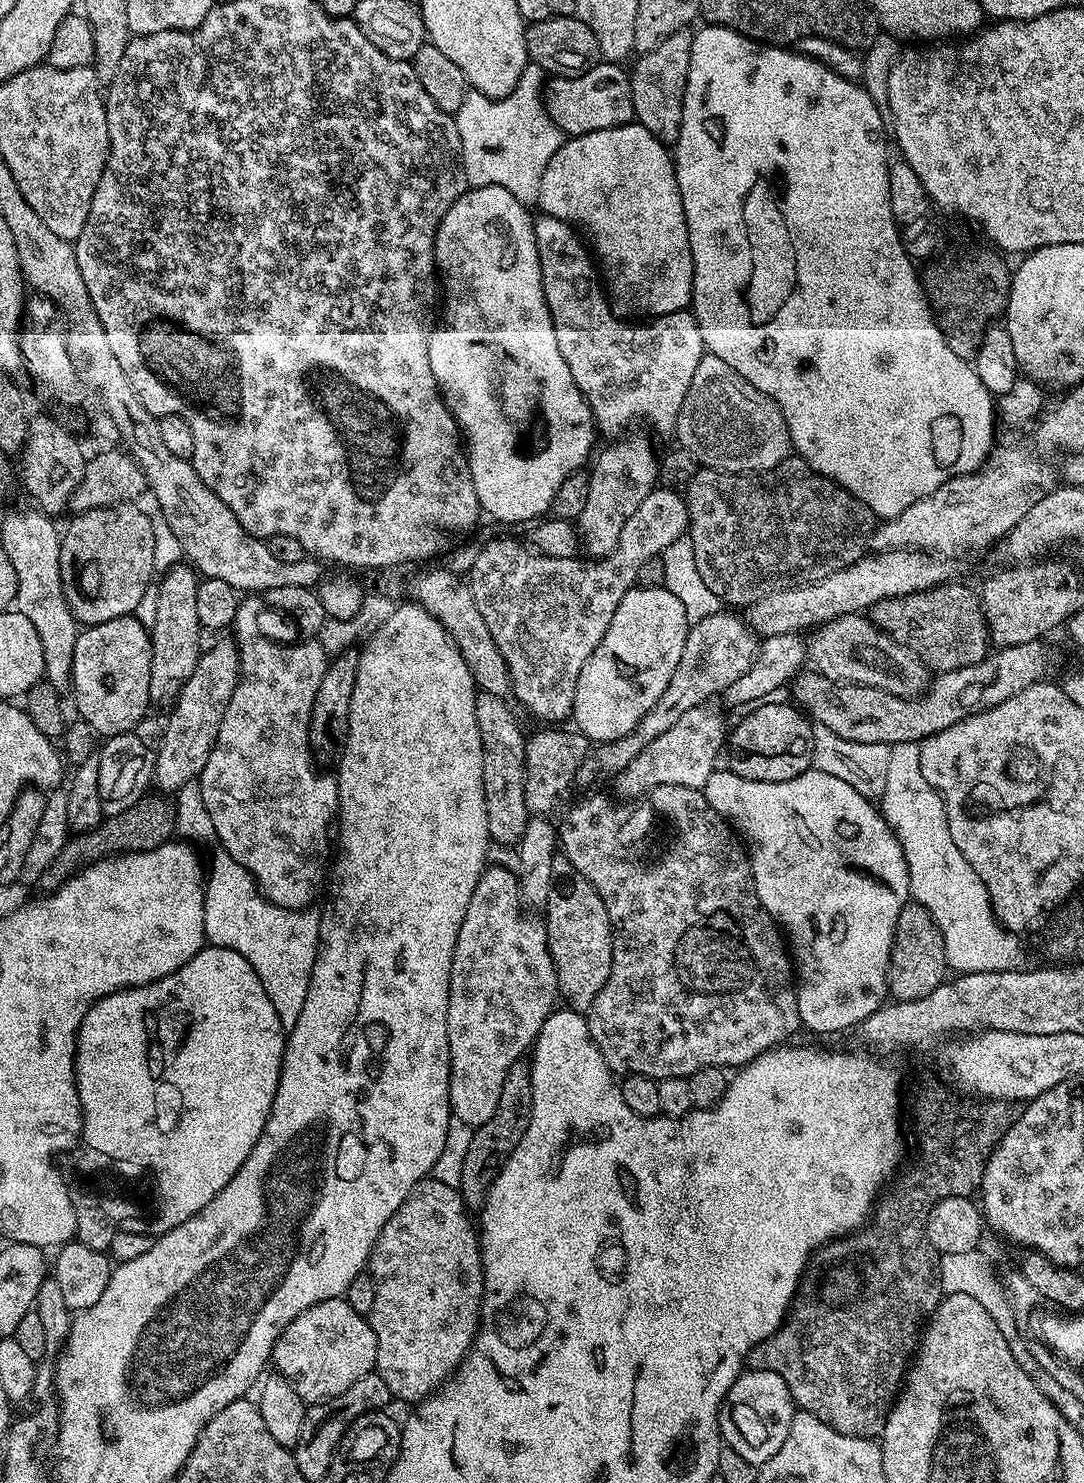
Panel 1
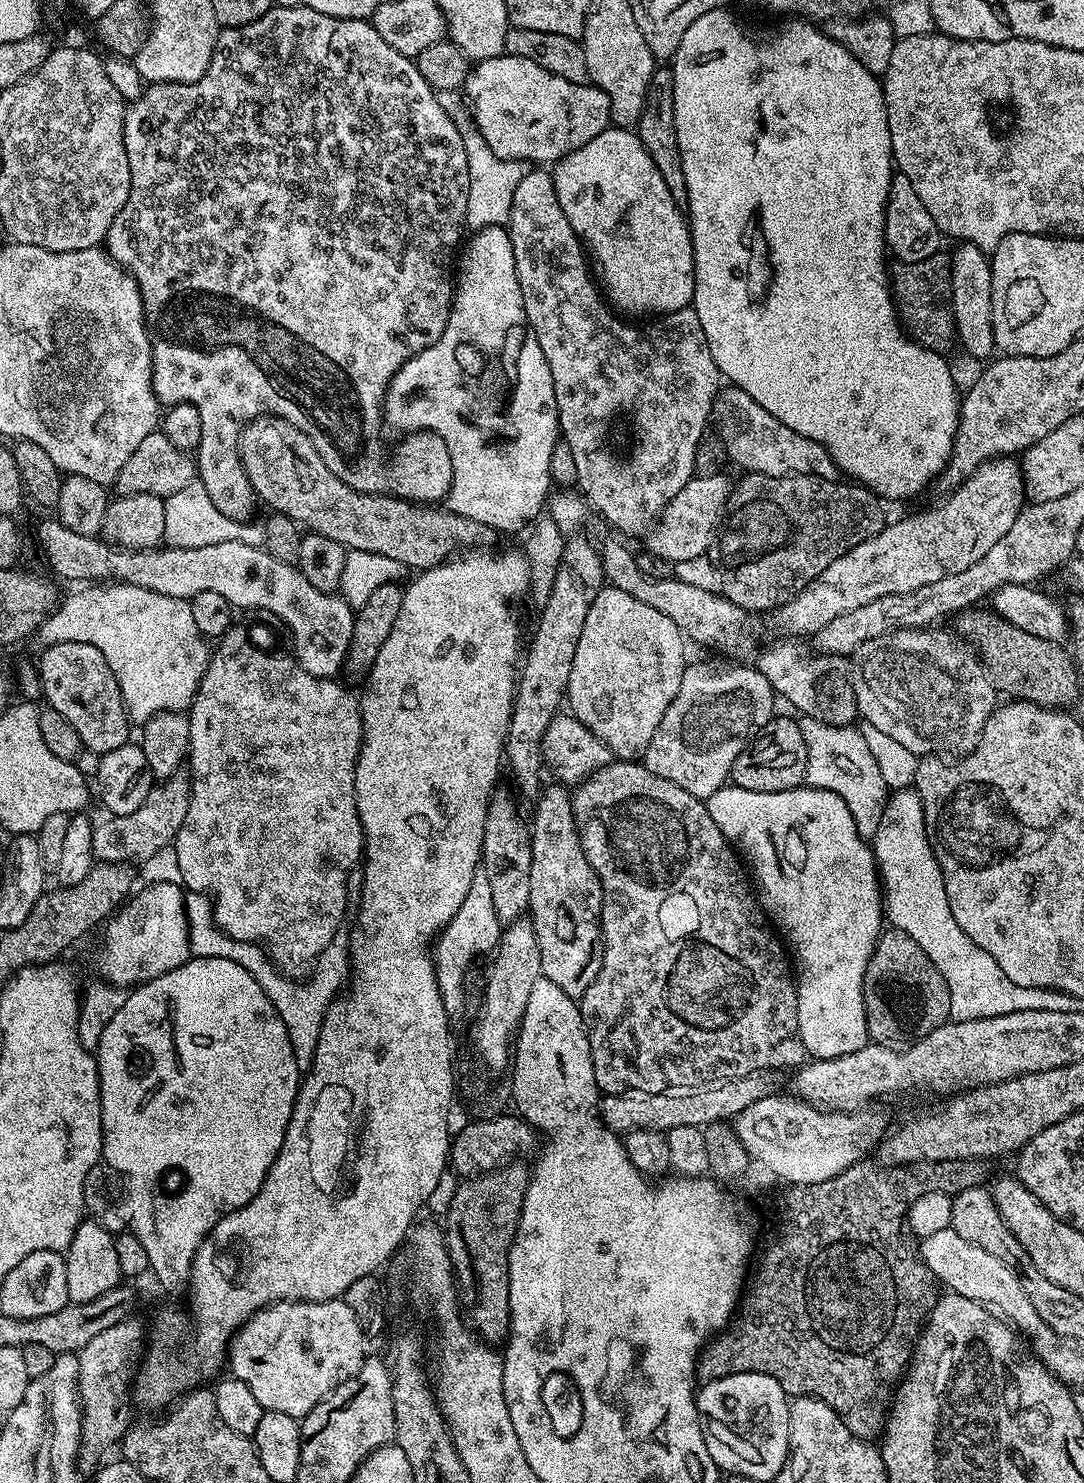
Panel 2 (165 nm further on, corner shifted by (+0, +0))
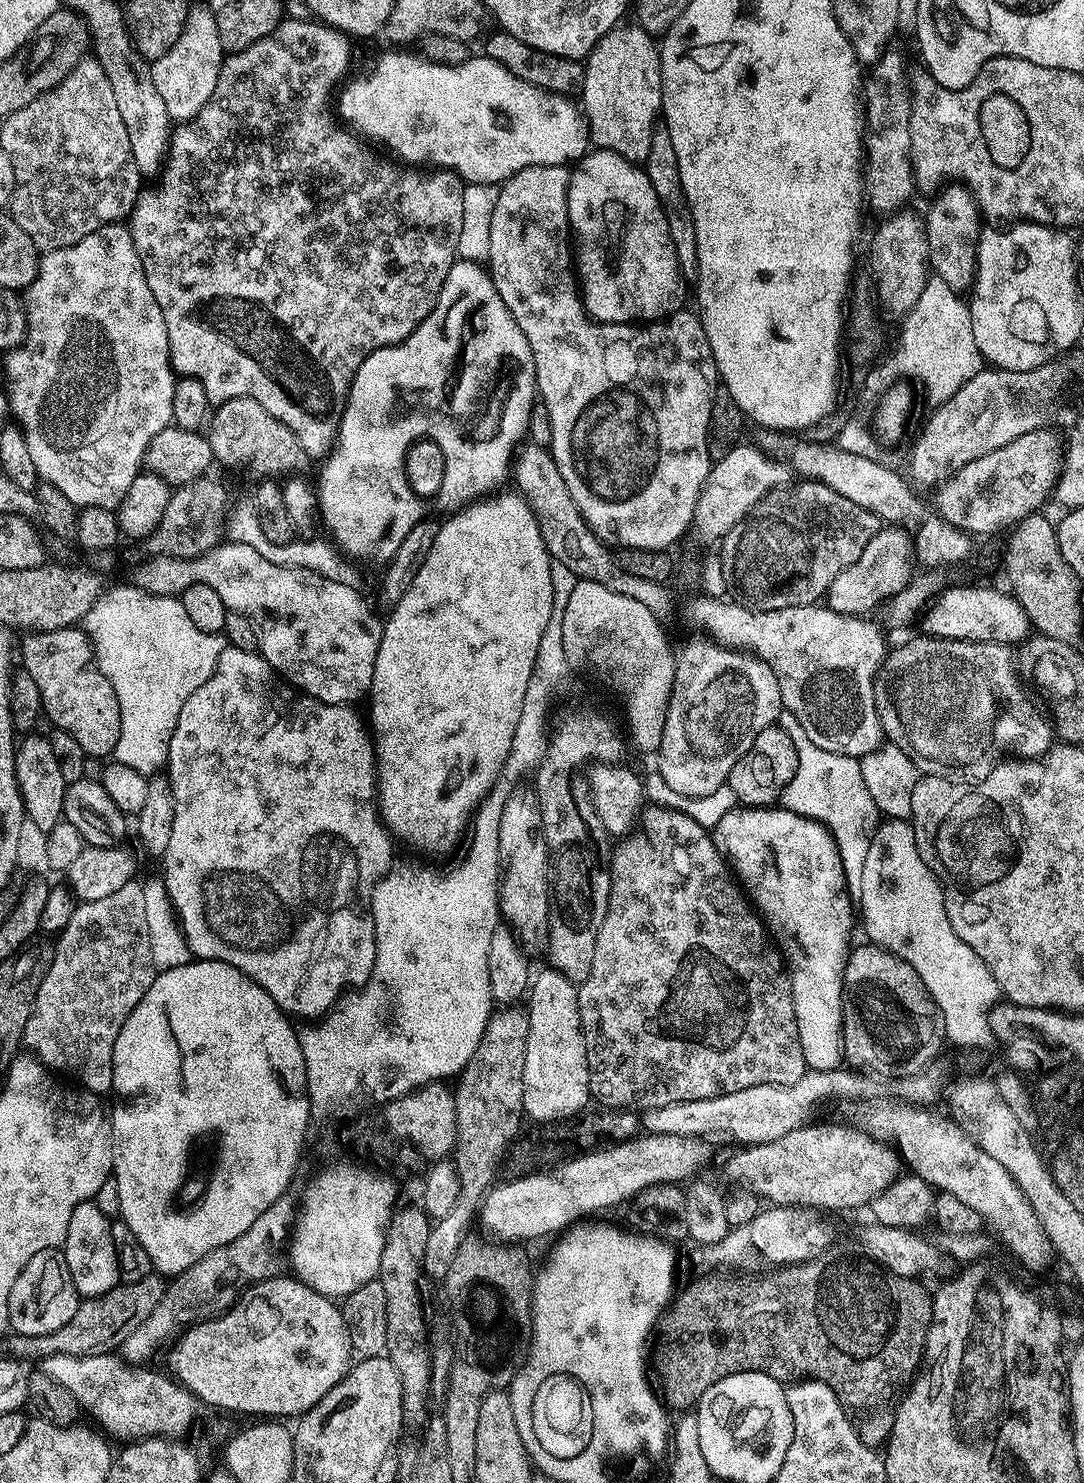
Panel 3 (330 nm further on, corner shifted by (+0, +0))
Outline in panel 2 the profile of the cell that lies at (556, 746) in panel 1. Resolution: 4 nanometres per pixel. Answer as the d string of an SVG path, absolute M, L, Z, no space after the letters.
M616 760L602 766L581 784L575 785L570 797L582 850L604 891L604 901L600 907L600 937L604 940L602 966L598 970L598 978L594 978L586 994L578 1000L584 1028L588 1031L594 1078L601 1093L610 1096L627 1092L658 1094L677 1088L693 1088L695 1084L742 1078L751 1072L766 1072L776 1068L795 1069L803 1065L806 1053L802 1034L798 1030L798 994L789 953L781 937L770 927L750 887L741 857L728 843L722 830L714 826L714 818L710 818L707 803L701 797L682 790L682 786L666 778L658 778L658 774L644 767L643 763L626 760Z

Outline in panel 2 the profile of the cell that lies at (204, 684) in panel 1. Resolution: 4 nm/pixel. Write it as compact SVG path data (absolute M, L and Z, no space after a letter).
M177 774L153 786L150 794L146 794L146 802L142 802L134 814L112 816L105 824L97 823L92 830L95 859L105 864L127 865L132 862L128 860L147 862L154 854L165 851L175 841L178 830L182 830L190 806L192 786L182 777Z

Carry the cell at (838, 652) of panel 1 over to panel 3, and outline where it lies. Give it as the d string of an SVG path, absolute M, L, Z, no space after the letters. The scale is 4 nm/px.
M919 634L913 640L905 642L901 648L893 647L884 659L884 667L876 677L876 705L880 715L880 724L884 728L885 737L893 745L901 748L926 776L941 776L957 782L975 782L985 780L995 770L996 765L1005 758L1039 758L1053 747L1054 724L1036 709L1034 701L1028 697L1020 676L1016 673L1016 664L1012 661L1013 649L1006 644L983 644L977 640L943 640L937 636Z

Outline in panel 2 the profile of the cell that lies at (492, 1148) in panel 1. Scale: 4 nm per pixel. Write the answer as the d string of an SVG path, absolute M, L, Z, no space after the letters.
M508 1162L493 1172L482 1172L457 1183L448 1215L442 1220L463 1319L489 1346L499 1345L508 1333L508 1251L516 1233L529 1175L529 1169L520 1162Z

